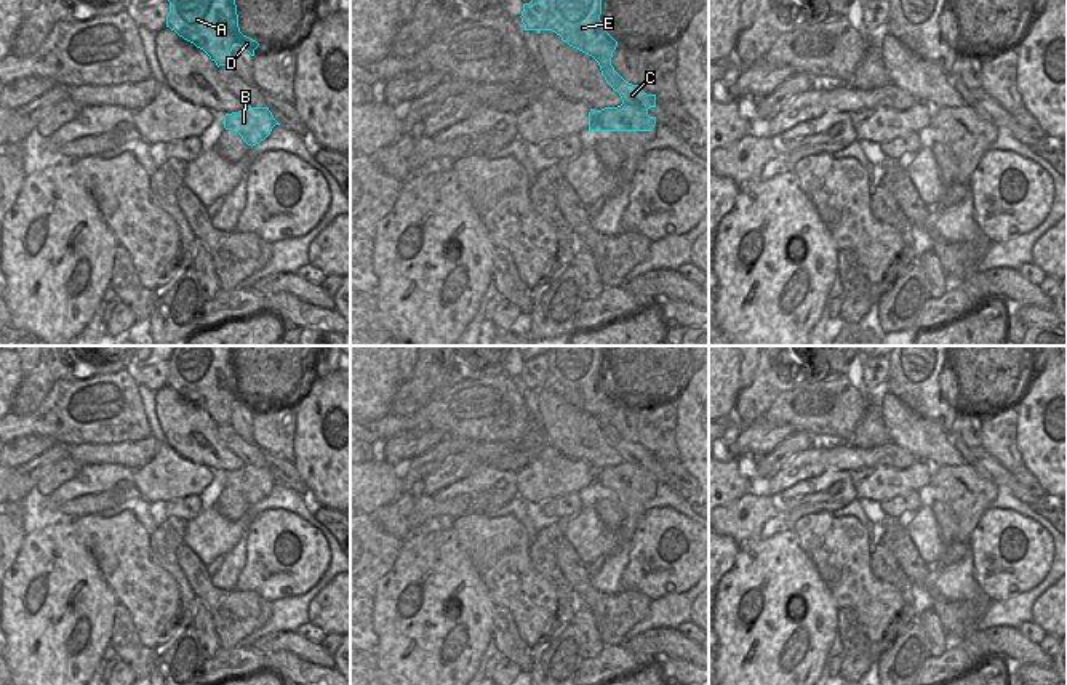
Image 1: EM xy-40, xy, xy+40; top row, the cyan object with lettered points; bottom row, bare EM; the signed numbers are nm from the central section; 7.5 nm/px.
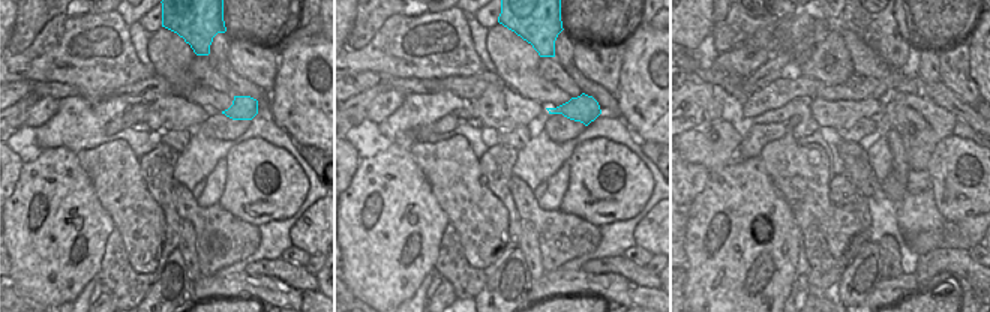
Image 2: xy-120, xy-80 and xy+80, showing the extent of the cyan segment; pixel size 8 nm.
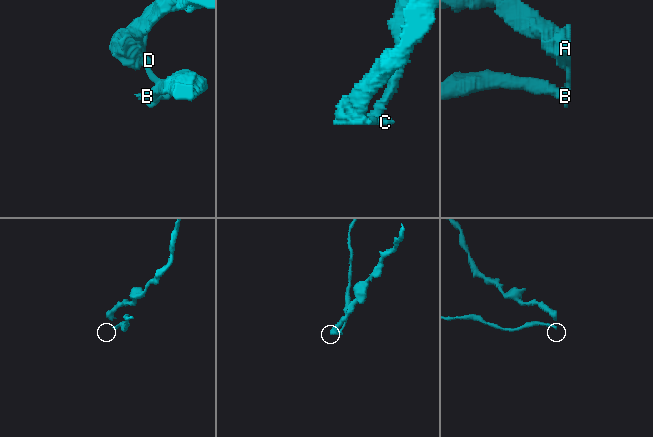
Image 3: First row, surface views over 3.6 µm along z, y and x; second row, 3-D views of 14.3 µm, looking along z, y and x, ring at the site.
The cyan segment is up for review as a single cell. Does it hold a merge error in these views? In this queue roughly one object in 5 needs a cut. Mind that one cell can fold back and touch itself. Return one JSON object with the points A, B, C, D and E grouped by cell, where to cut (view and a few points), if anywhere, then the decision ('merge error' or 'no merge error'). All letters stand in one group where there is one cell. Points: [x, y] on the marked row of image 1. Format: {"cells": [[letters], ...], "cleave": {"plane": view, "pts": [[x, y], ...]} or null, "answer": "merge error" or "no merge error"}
{"cells": [["A", "D", "E"], ["B", "C"]], "cleave": {"plane": "xy", "pts": [[610, 64], [602, 74]]}, "answer": "merge error"}

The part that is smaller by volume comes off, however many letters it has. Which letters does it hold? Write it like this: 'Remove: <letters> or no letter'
Remove: B, C

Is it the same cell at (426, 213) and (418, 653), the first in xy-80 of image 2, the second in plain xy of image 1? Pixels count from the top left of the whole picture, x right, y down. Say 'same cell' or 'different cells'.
same cell

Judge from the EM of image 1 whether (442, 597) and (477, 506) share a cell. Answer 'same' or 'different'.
different

